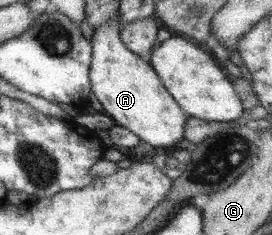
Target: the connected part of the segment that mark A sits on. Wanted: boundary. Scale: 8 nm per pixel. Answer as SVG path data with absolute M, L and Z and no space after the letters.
M120 18L109 20L101 28L95 28L91 38L91 65L90 65L90 89L96 95L97 100L103 106L103 113L112 118L115 125L123 126L131 130L133 134L139 136L140 140L151 144L151 146L173 146L183 138L184 126L188 119L179 103L171 97L171 93L165 88L155 69L139 57L121 40L119 31L125 24L121 23Z

